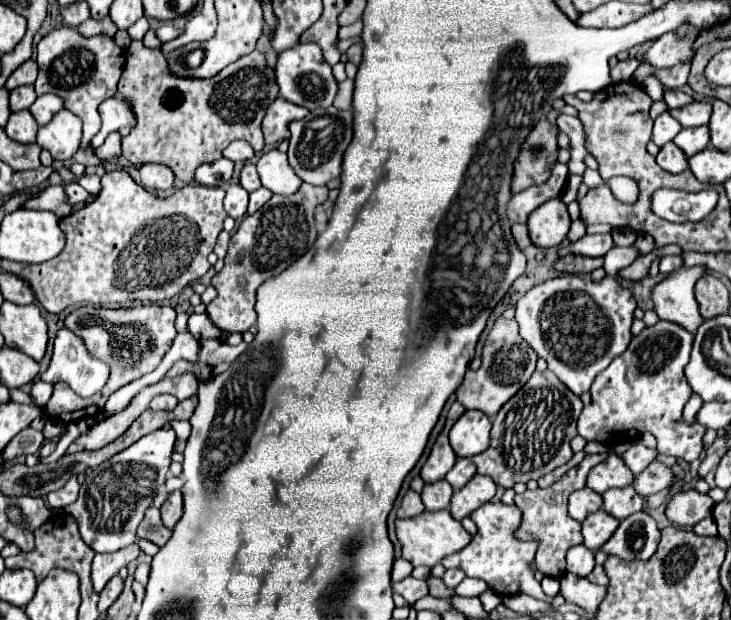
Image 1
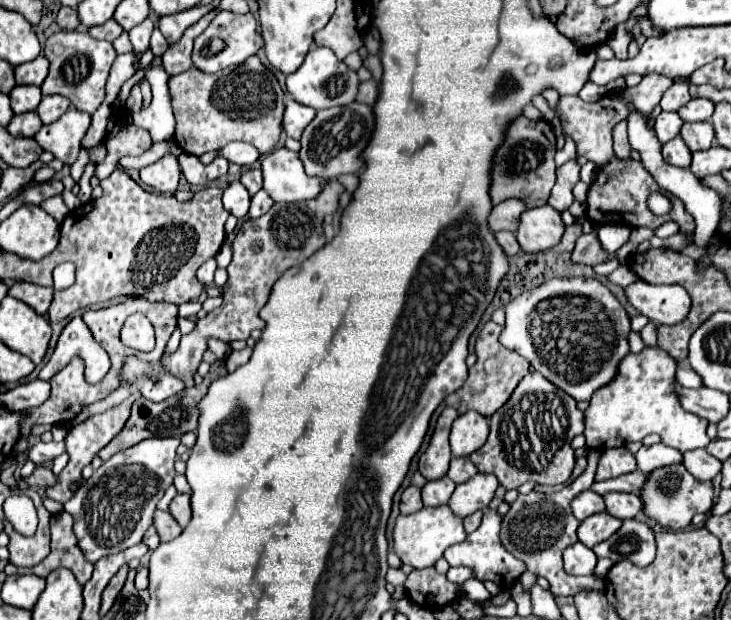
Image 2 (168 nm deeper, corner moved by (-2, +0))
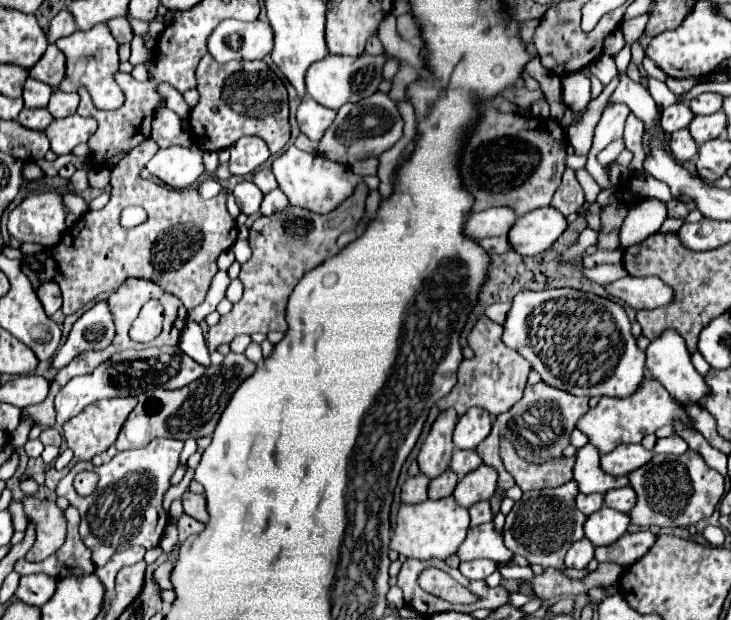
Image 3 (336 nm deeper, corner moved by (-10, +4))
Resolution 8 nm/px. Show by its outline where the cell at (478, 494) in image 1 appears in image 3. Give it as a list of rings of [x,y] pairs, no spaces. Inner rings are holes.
[[[480,465],[476,471],[472,471],[470,475],[464,475],[458,485],[456,491],[452,493],[456,503],[462,507],[472,507],[478,501],[486,501],[494,495],[496,491],[496,469],[488,467],[488,465]]]

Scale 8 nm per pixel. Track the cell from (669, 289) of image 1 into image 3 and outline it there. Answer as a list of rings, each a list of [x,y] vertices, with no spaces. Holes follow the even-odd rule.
[[[622,277],[604,285],[610,297],[616,297],[632,309],[656,309],[674,299],[674,291],[656,277]]]

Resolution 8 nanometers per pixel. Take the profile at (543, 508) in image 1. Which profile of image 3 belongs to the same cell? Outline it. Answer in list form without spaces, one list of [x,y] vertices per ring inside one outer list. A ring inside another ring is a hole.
[[[564,483],[554,489],[540,489],[540,491],[526,491],[520,501],[514,503],[512,511],[506,515],[506,525],[504,525],[504,541],[506,547],[512,553],[518,553],[528,559],[530,565],[542,565],[542,567],[556,567],[562,569],[566,575],[578,579],[584,577],[588,571],[576,571],[576,569],[566,569],[564,565],[564,555],[568,547],[584,537],[582,525],[586,517],[578,511],[574,497],[578,495],[576,483]]]

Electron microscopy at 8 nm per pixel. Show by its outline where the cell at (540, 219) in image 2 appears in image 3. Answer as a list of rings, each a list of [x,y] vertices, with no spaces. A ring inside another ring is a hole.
[[[542,207],[518,217],[508,231],[508,241],[512,243],[512,249],[524,257],[540,255],[554,245],[566,227],[566,217],[554,207]]]

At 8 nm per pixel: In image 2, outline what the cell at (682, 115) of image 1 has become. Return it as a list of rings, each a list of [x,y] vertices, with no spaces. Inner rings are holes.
[[[690,99],[684,107],[678,109],[678,115],[682,121],[688,123],[698,123],[698,121],[708,121],[714,113],[714,103],[710,99]]]

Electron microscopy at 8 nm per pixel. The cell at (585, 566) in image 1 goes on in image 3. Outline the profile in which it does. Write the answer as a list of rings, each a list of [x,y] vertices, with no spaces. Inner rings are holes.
[[[580,539],[572,543],[572,547],[566,553],[566,567],[570,569],[584,569],[594,559],[594,545],[588,539]]]

